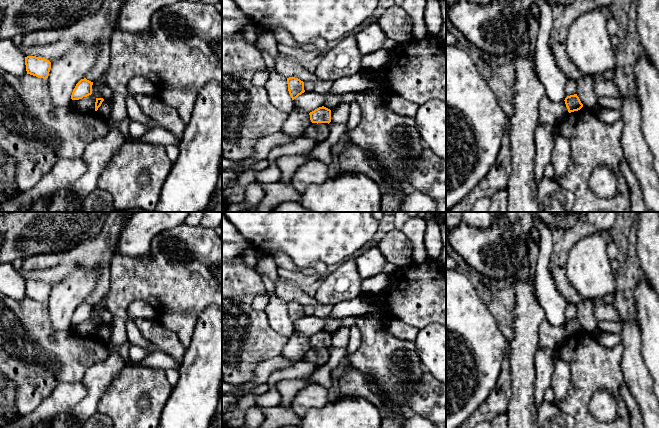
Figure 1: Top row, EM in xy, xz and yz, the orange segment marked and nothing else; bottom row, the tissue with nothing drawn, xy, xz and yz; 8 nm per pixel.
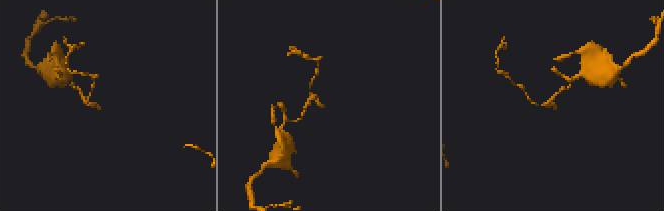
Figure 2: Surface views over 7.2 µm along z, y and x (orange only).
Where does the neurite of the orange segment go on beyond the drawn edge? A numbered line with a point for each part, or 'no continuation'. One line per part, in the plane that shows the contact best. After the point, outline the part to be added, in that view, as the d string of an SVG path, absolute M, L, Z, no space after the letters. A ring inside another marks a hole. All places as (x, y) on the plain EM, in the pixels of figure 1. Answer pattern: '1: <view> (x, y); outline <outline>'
no continuation

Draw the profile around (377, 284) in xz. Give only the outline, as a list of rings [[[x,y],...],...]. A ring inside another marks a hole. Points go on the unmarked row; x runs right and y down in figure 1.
[[[380,273],[368,279],[364,279],[361,283],[361,293],[363,296],[376,296],[384,292],[390,281],[390,275]]]

